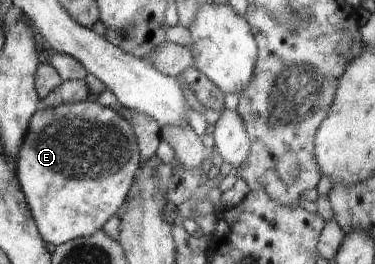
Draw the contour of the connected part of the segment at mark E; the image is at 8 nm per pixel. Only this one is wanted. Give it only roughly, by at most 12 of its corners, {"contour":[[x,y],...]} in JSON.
{"contour":[[90,98],[42,105],[16,163],[47,245],[97,233],[139,163]]}

